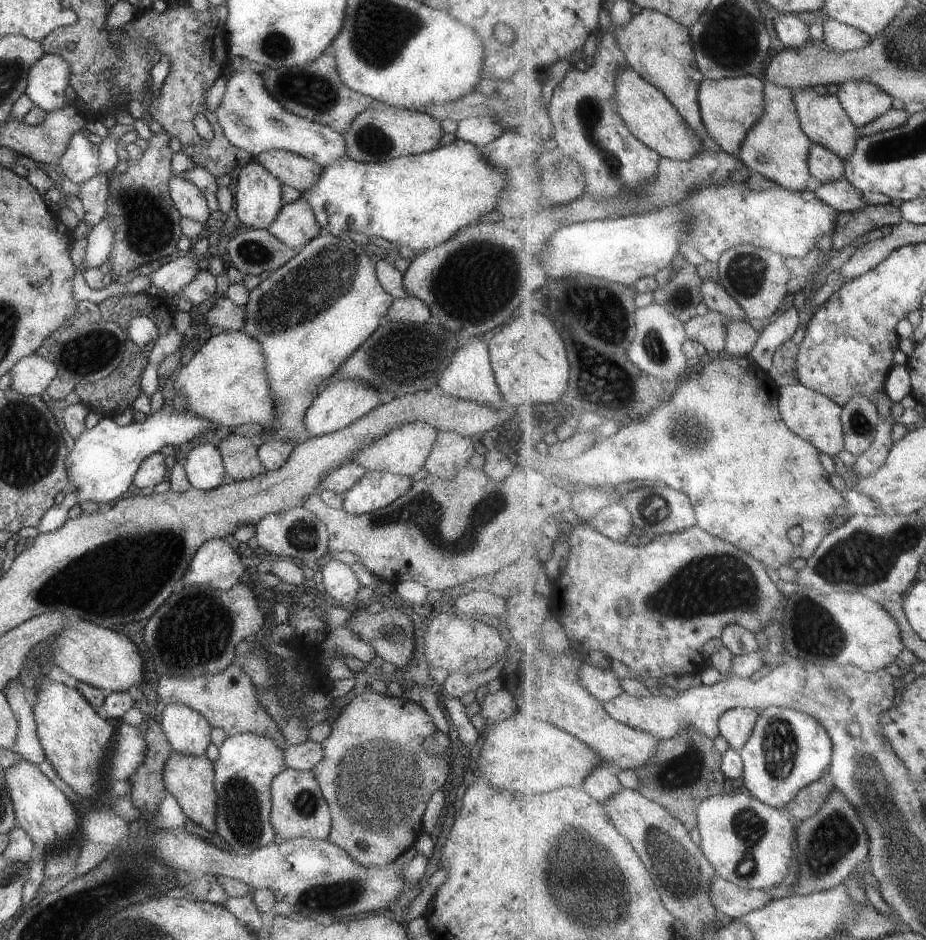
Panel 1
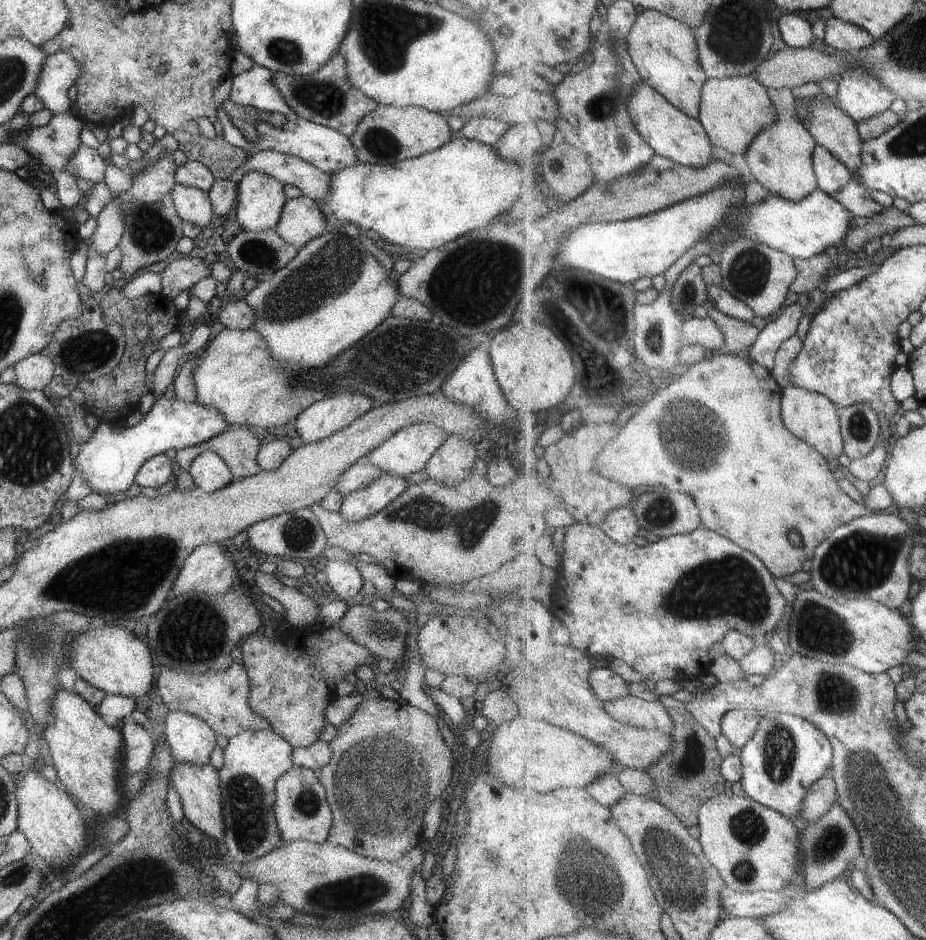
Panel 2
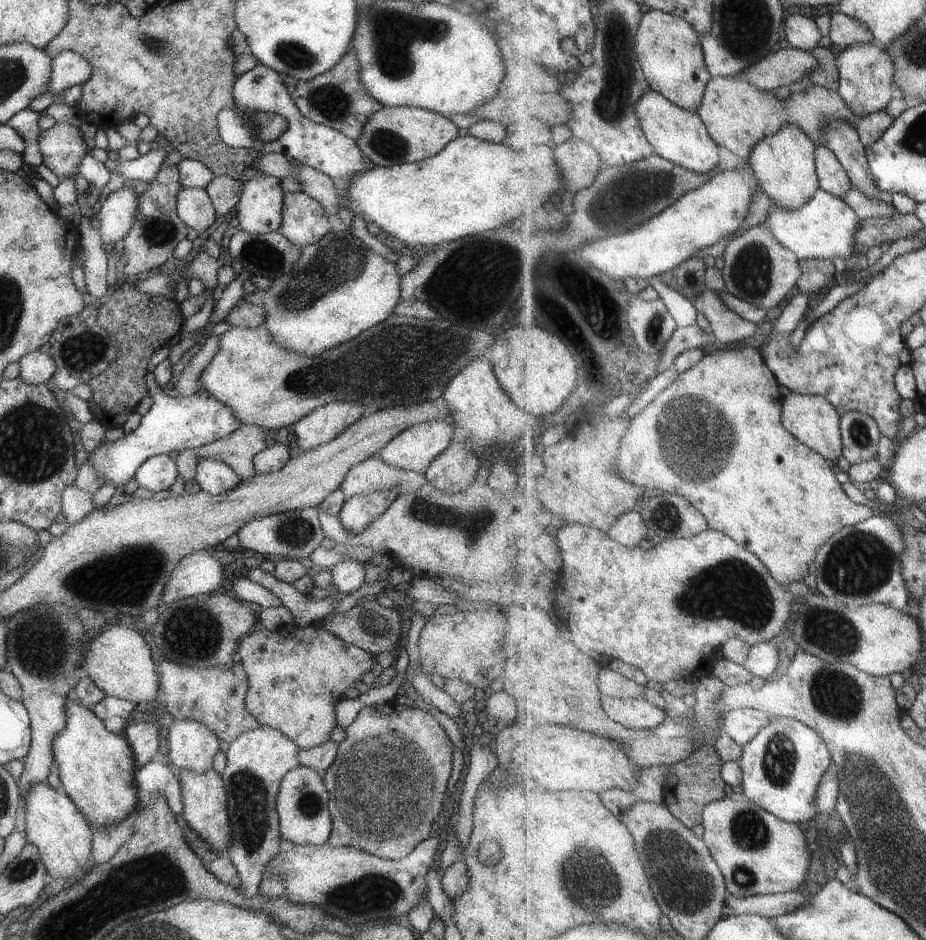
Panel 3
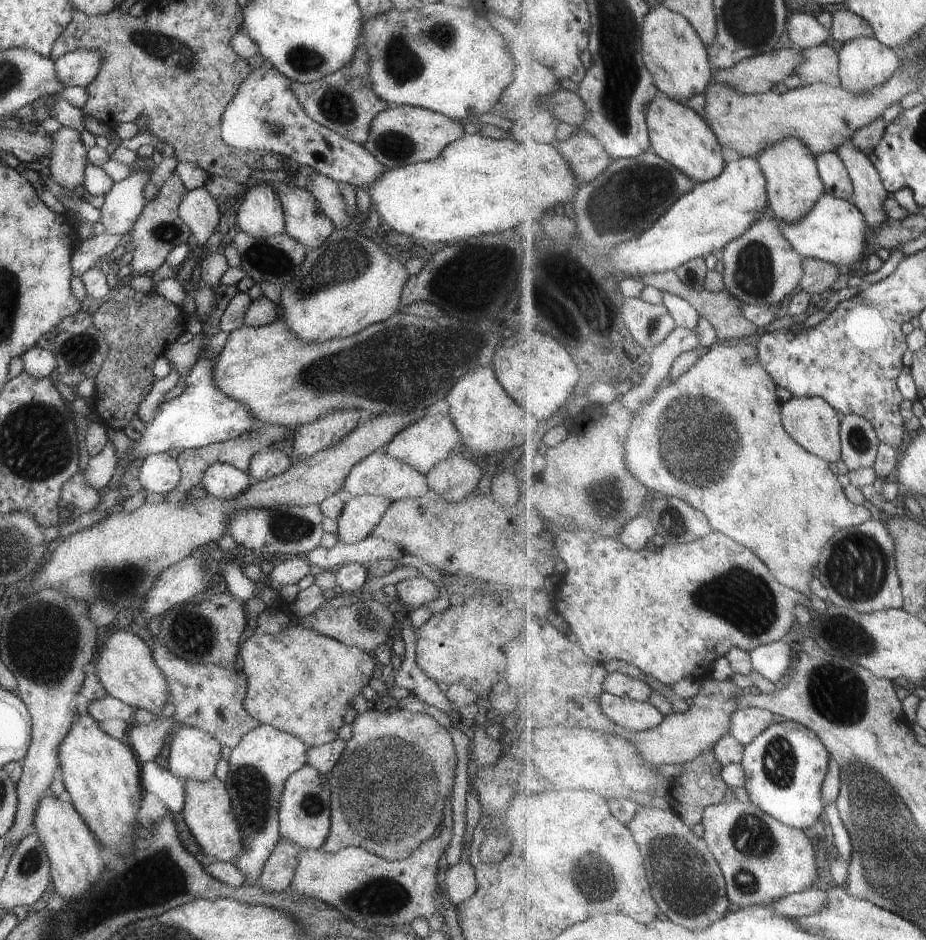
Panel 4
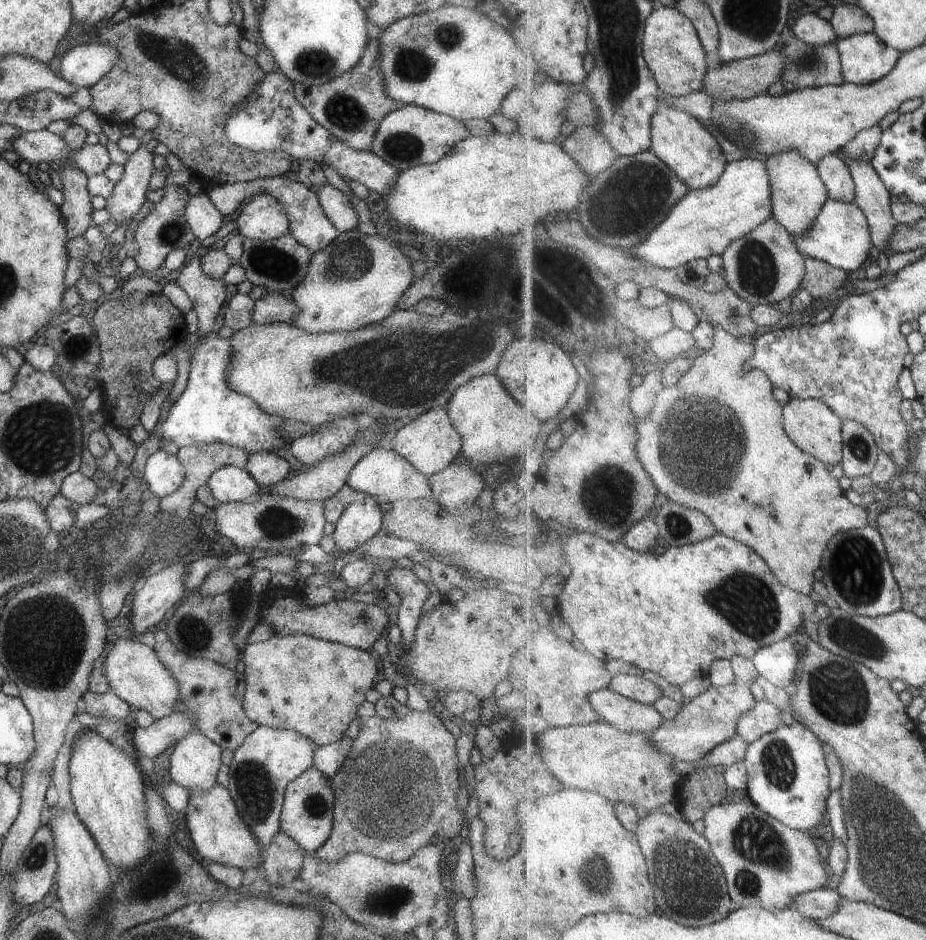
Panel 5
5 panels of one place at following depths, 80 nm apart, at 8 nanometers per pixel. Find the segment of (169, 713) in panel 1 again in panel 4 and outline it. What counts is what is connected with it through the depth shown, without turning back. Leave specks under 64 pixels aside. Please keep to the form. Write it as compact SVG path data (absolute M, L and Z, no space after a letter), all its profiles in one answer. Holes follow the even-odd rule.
M179 725L171 738L167 769L183 780L208 781L214 776L220 747L209 733Z

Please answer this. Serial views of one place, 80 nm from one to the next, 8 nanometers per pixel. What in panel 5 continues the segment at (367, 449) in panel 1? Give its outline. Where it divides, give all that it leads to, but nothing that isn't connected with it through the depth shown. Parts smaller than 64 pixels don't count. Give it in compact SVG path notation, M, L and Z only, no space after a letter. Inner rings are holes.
M443 407L426 410L424 413L410 419L407 424L397 428L390 438L387 448L393 449L411 463L421 474L426 477L443 470L453 458L457 456L461 446L461 437L453 428L447 411Z

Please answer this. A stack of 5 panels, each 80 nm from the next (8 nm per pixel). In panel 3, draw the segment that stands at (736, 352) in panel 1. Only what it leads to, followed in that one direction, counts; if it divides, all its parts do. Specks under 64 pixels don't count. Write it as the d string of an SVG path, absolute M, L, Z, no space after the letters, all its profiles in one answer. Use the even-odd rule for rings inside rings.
M707 289L696 298L693 304L701 314L709 319L712 332L715 333L721 347L749 340L759 332L754 322L741 318L739 314L733 312L723 302L719 293Z

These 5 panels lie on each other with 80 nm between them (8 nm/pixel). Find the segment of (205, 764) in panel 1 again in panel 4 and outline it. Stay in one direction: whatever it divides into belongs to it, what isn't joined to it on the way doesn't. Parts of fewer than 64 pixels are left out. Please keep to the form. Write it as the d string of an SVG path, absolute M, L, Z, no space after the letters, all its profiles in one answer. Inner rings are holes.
M214 776L208 781L184 780L184 805L180 812L203 855L216 858L217 861L233 863L233 860L244 850L240 828L233 816L225 785Z

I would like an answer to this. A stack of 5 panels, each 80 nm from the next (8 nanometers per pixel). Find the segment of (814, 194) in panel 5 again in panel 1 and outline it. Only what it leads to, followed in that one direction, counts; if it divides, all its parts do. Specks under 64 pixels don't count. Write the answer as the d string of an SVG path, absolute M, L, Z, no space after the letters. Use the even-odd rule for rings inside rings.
M764 80L764 113L743 143L738 159L778 187L802 193L815 186L809 166L813 141L800 125L795 90Z

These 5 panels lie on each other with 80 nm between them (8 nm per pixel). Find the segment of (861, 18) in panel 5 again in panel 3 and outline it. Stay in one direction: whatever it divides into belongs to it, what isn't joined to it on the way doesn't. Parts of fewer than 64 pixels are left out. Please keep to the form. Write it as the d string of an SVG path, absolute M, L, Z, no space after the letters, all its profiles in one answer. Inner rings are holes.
M841 12L831 15L829 36L831 42L845 49L856 44L876 42L872 30L864 22Z

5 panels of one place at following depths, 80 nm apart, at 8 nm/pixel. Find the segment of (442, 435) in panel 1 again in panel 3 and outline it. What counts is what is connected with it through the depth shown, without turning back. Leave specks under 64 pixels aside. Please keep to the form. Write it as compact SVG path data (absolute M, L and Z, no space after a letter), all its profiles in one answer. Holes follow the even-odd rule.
M453 439L430 463L424 472L426 482L444 493L458 493L464 491L468 484L473 481L477 469L481 463L471 451L472 445L465 442L460 443Z

